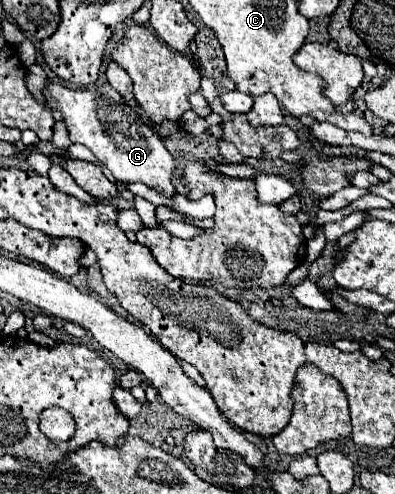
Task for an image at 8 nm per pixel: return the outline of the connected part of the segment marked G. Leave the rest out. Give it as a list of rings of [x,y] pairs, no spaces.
[[[47,84],[45,98],[49,102],[49,108],[55,108],[63,114],[69,140],[87,146],[117,180],[141,182],[157,190],[165,198],[173,198],[177,194],[171,184],[171,178],[177,170],[175,156],[165,148],[163,140],[145,122],[141,122],[139,118],[131,118],[131,114],[135,112],[125,106],[123,98],[115,94],[109,84],[89,86],[85,90],[69,90],[61,84]]]

